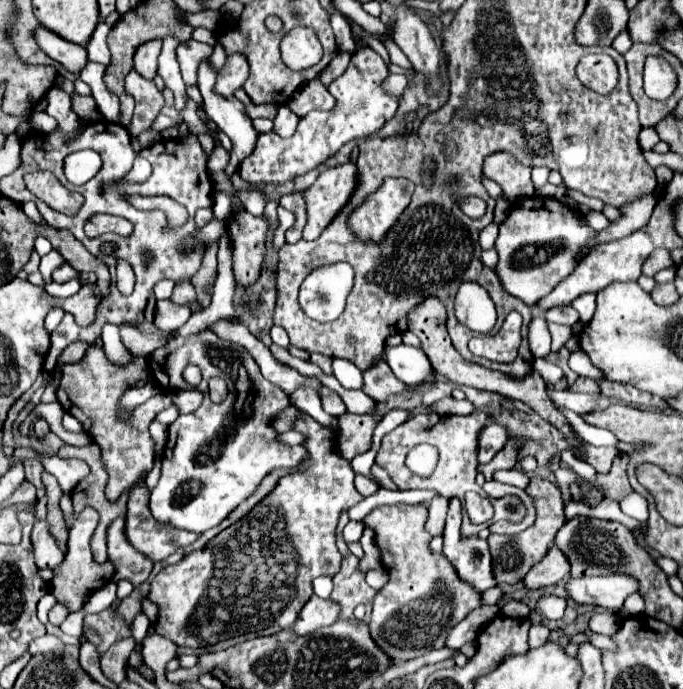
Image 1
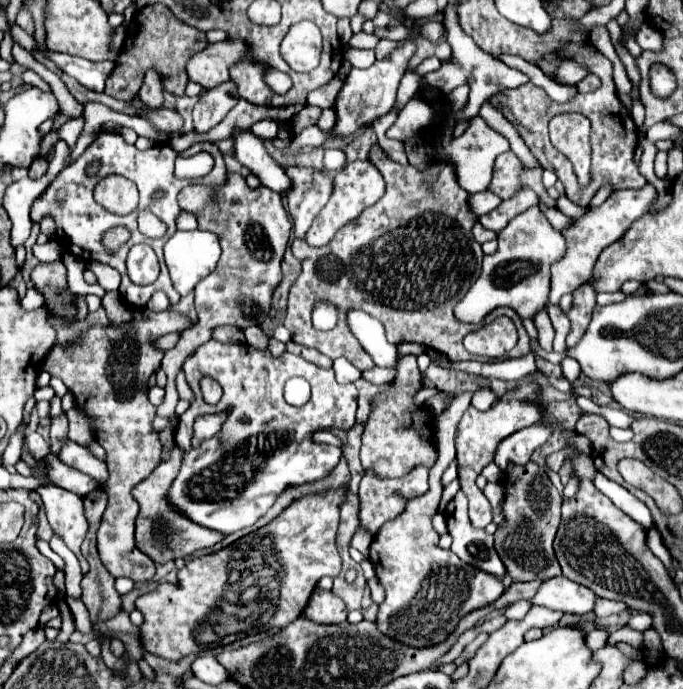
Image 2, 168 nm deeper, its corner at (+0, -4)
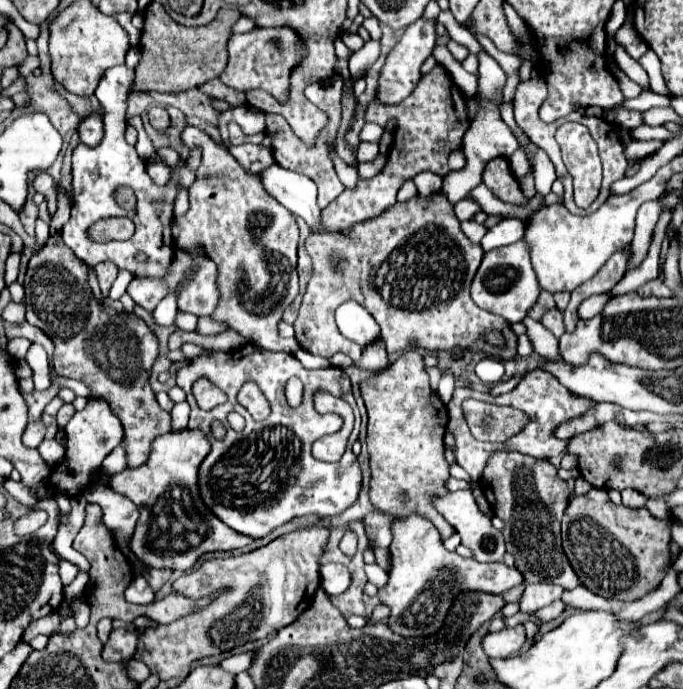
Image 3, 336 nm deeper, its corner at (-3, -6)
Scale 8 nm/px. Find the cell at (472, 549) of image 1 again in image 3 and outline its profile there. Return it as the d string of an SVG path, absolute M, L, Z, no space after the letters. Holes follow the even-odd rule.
M457 490L445 496L431 496L433 506L443 514L443 518L457 530L457 534L461 536L463 546L471 548L475 552L475 560L479 562L501 562L503 554L505 554L505 540L501 530L497 530L491 524L491 518L485 516L479 506L475 504L471 490Z

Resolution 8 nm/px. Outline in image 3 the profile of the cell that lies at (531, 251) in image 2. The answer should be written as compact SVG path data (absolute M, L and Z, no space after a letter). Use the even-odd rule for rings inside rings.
M519 240L513 246L501 246L499 252L485 252L483 262L473 278L471 292L473 292L473 300L477 302L479 308L499 314L507 322L521 322L527 316L533 302L537 300L535 294L529 294L525 290L527 286L537 286L537 296L539 296L539 282L531 268L529 250L525 246L525 240Z

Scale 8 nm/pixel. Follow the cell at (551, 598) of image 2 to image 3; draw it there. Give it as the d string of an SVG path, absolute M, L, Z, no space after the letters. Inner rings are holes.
M525 584L525 590L519 598L521 612L535 612L553 600L561 598L563 588L555 584Z

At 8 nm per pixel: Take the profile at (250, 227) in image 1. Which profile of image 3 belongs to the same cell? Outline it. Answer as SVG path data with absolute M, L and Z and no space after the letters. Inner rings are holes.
M195 126L183 130L183 142L201 150L201 166L189 188L189 210L173 220L173 238L181 248L205 248L205 254L219 266L221 300L213 320L229 324L231 330L265 350L295 354L297 340L285 340L277 332L283 310L299 294L297 284L297 244L299 226L295 216L285 210L261 186L261 176L243 170L231 152L213 142Z

